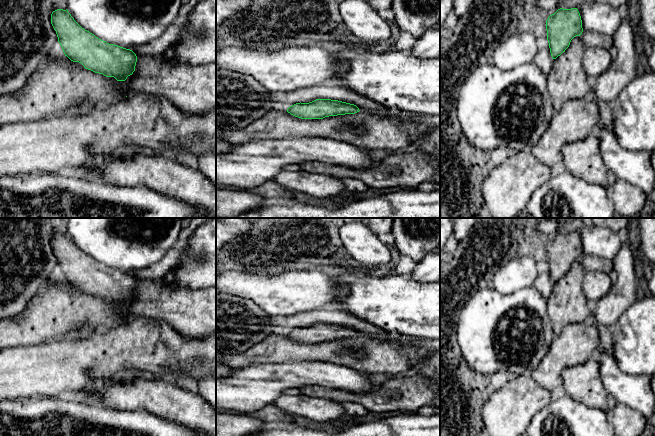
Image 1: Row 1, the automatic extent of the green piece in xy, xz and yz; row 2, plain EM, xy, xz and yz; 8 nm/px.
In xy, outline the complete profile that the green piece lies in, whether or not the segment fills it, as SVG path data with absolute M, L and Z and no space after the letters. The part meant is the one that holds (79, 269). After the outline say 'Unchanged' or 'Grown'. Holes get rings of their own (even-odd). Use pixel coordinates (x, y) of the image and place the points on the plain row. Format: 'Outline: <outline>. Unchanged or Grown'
Outline: M67 233L53 235L51 248L65 280L56 282L48 279L41 291L29 299L20 313L0 320L0 351L10 347L32 346L63 339L75 333L82 324L87 324L92 330L109 329L136 317L165 322L186 338L202 339L216 333L216 286L201 289L187 287L173 289L166 287L162 280L137 280L132 274L109 268L82 252Z. Grown

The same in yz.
Outline: M558 233L546 244L546 254L554 283L546 309L556 337L565 326L583 323L591 314L582 292L586 270L580 261L583 252L578 233Z. Grown

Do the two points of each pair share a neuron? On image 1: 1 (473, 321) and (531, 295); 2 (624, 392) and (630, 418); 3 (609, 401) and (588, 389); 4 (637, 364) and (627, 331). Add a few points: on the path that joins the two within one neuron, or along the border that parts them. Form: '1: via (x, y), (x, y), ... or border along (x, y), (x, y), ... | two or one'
1: via (487, 321), (491, 321), (509, 304), (517, 301) | one
2: border along (617, 403), (634, 408), (644, 416) | two
3: via (604, 401), (593, 394) | one
4: via (637, 356), (637, 341), (635, 339) | one

